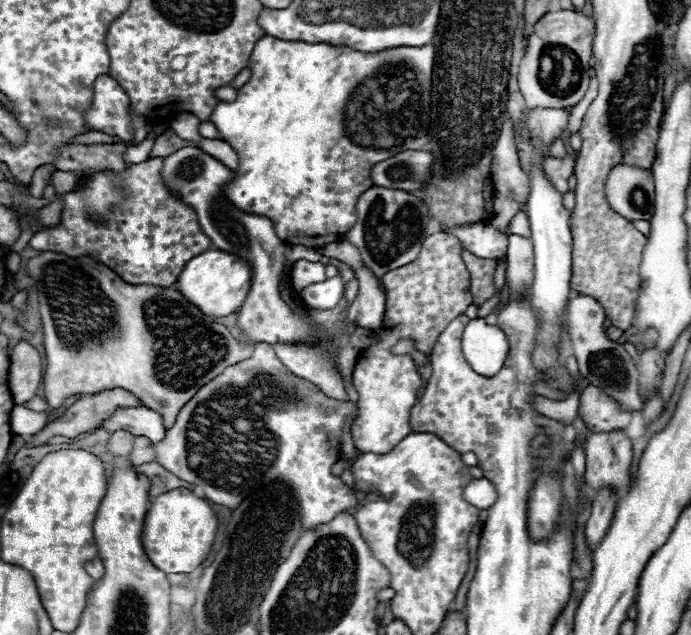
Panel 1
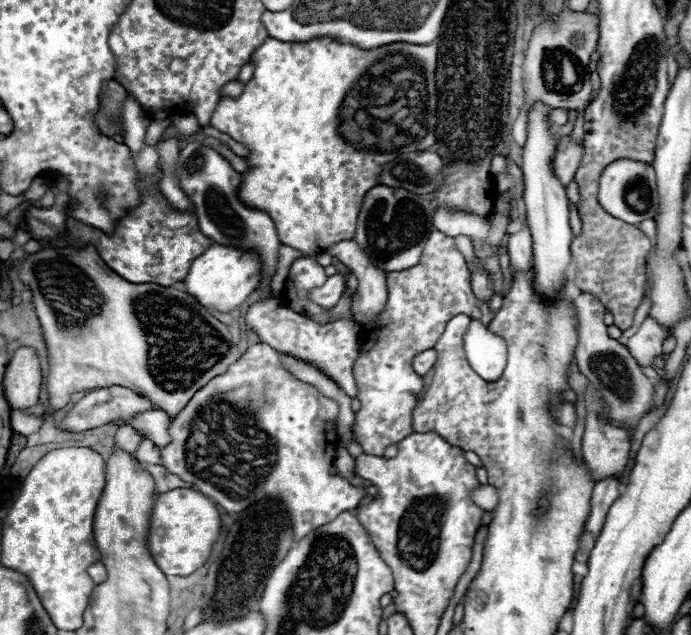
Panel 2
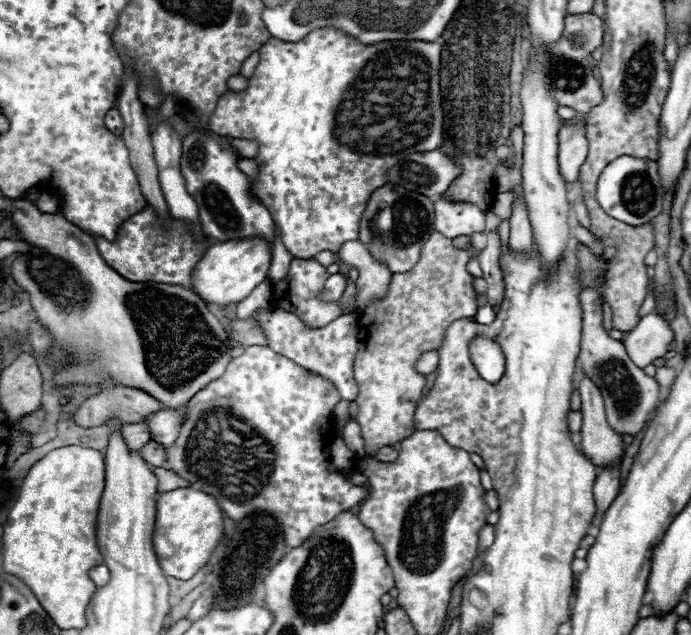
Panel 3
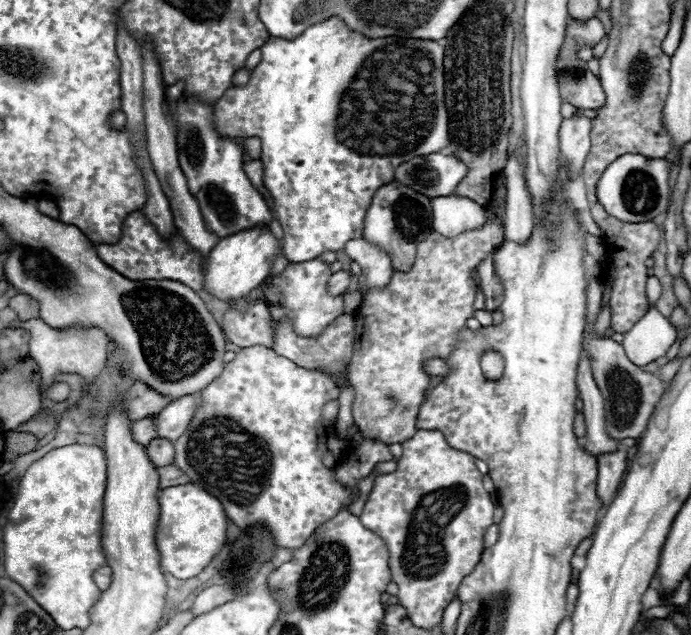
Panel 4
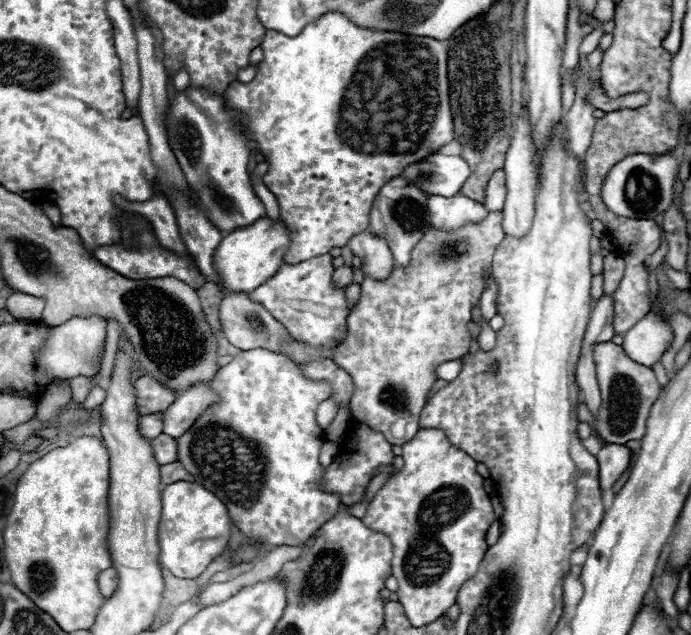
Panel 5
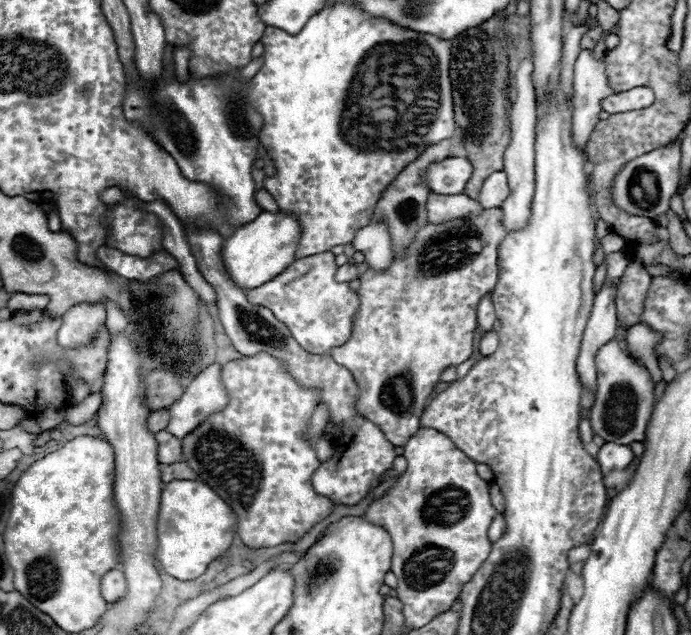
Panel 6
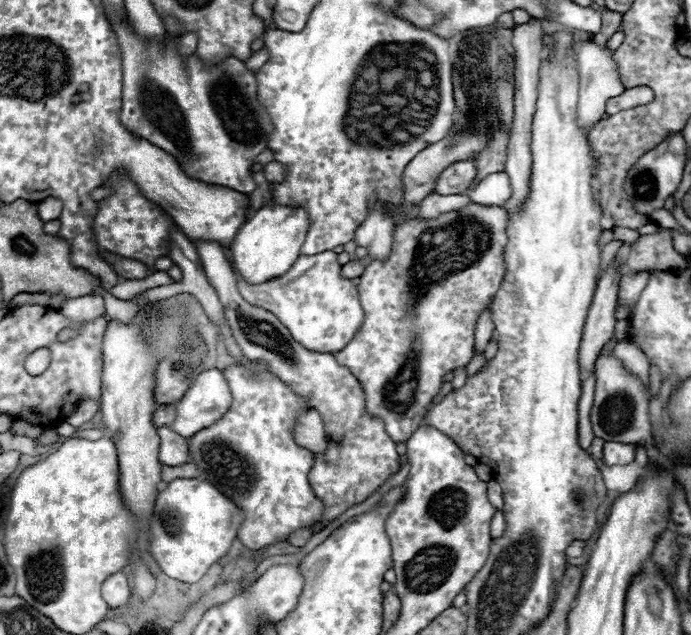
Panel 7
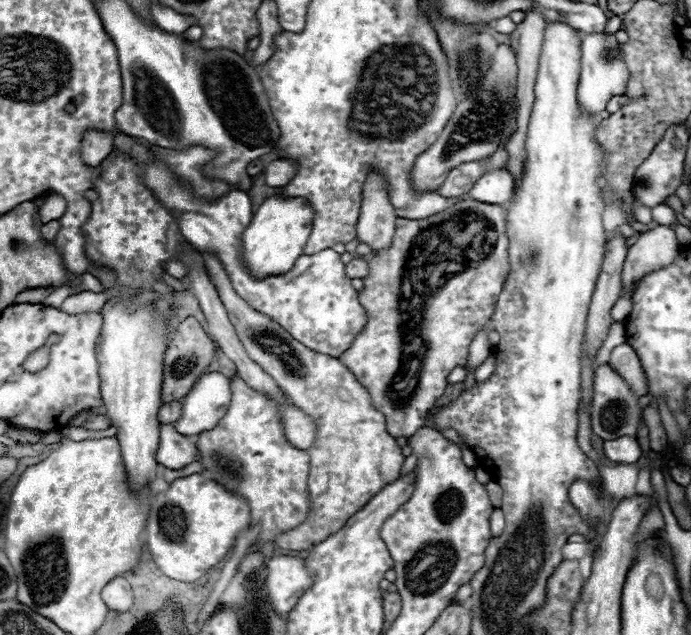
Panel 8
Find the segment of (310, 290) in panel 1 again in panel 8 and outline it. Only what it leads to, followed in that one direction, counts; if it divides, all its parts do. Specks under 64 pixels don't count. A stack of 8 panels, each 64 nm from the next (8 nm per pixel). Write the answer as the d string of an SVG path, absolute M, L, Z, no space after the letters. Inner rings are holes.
M354 258L352 262L346 264L344 272L348 278L364 278L364 276L368 276L368 262L362 258Z

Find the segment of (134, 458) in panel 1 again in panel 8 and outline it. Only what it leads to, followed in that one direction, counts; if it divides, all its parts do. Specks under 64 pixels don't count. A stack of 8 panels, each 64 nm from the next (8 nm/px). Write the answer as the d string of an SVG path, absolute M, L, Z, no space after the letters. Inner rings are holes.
M162 424L160 426L160 446L156 452L158 464L180 470L188 466L190 462L196 460L196 446L192 436L182 436L174 430L172 424Z

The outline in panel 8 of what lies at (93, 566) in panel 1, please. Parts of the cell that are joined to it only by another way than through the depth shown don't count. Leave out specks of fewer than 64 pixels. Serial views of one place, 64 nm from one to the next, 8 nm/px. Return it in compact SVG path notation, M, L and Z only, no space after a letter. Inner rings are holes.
M122 576L120 578L114 578L112 582L108 582L108 586L104 586L102 598L104 598L106 606L110 610L116 610L116 612L130 610L132 602L134 602L132 588L130 588L130 584Z

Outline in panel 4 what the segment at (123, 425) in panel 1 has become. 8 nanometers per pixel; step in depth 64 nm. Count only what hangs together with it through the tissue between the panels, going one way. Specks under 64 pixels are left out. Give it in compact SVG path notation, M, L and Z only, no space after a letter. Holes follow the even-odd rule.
M200 392L184 396L172 404L168 404L156 418L156 426L158 426L158 438L166 438L166 440L176 440L180 438L180 434L184 434L188 422L192 420L196 406L200 404Z

